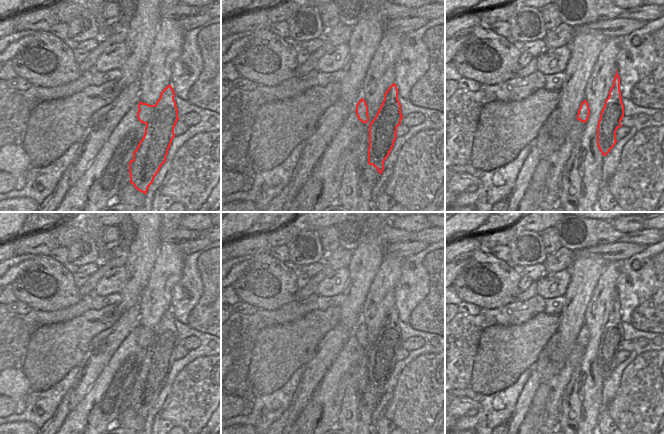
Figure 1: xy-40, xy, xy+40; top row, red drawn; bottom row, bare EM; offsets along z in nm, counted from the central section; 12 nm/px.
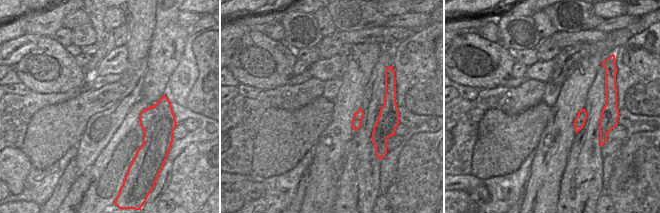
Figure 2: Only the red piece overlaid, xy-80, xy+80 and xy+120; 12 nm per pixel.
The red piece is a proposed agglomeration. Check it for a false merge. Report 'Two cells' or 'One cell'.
Two cells.

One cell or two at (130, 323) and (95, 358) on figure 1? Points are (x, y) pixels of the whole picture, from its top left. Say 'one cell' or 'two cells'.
one cell

